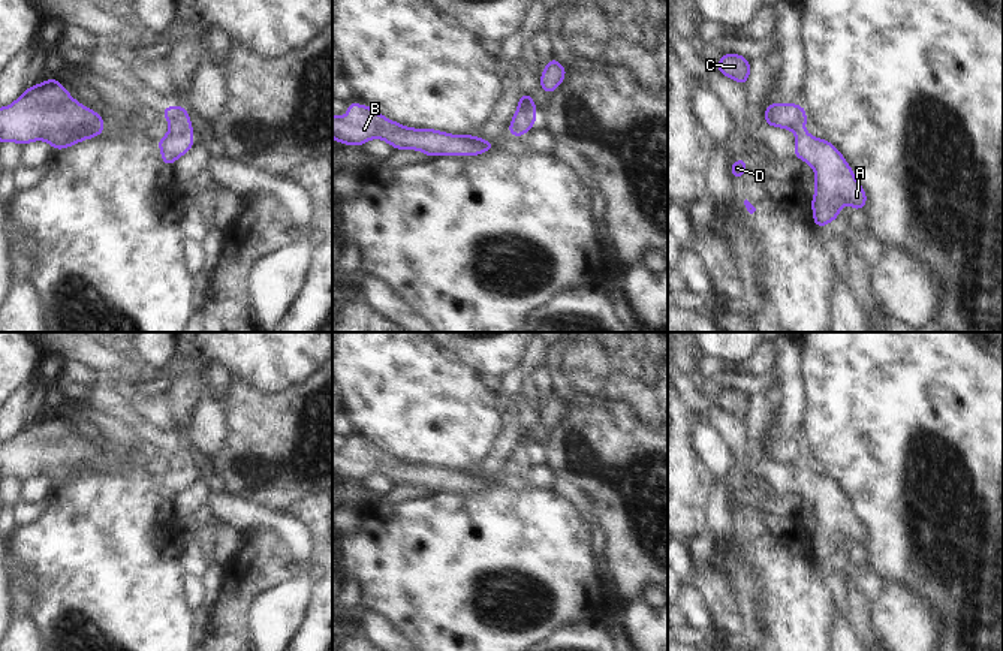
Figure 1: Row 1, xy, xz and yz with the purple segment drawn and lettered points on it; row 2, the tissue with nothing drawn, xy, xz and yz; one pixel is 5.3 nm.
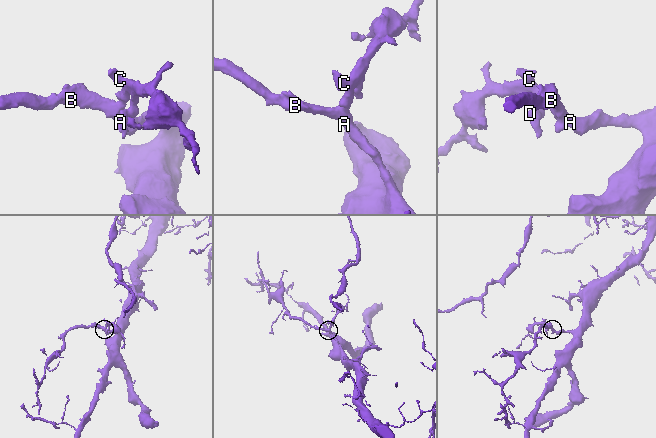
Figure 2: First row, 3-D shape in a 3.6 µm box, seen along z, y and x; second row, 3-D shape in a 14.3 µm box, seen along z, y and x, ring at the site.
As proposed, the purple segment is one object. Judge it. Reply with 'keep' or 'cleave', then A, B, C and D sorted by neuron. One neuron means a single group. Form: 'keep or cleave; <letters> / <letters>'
keep; A B C D

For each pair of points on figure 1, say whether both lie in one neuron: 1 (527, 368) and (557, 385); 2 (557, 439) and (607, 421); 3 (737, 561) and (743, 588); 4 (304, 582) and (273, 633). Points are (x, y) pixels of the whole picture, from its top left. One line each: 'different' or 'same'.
1: different
2: same
3: same
4: same

